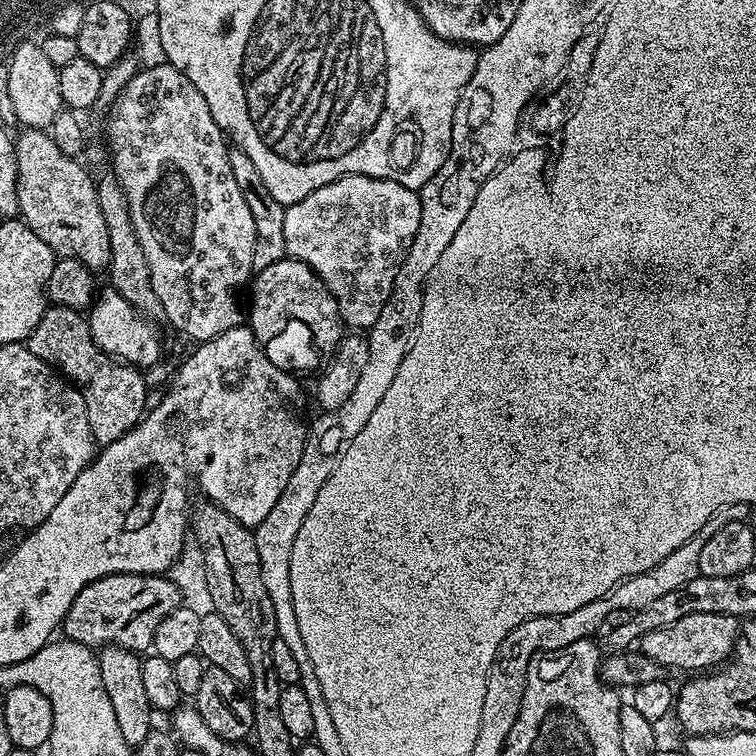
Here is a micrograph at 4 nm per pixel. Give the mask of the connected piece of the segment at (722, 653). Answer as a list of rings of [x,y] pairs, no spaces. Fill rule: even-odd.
[[[686,614],[686,618],[678,618],[678,622],[670,622],[670,626],[662,626],[662,630],[654,630],[646,634],[638,642],[639,651],[649,656],[661,669],[681,668],[684,674],[696,674],[701,670],[712,670],[725,663],[736,647],[736,639],[740,637],[741,621],[730,614]]]

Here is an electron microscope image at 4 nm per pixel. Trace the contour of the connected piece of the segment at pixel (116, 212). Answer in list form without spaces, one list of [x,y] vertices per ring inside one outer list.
[[[107,175],[96,180],[96,193],[98,206],[102,206],[102,218],[106,218],[106,226],[110,234],[110,262],[107,271],[112,272],[111,287],[116,288],[118,294],[122,294],[122,298],[126,298],[126,302],[130,302],[132,307],[149,321],[163,321],[165,319],[164,307],[158,294],[154,294],[152,271],[146,262],[146,250],[142,250],[142,242],[138,240],[138,234],[134,230],[126,194],[115,175]]]

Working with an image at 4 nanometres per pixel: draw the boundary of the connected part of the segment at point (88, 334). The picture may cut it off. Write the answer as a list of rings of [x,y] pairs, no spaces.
[[[61,304],[45,308],[38,326],[34,326],[27,338],[26,347],[30,354],[42,358],[80,389],[97,445],[114,443],[144,419],[149,407],[145,373],[135,364],[125,364],[99,348],[83,311]]]

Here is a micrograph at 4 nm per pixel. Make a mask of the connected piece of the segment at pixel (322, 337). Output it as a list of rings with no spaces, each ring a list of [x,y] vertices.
[[[285,258],[255,273],[250,284],[251,292],[250,327],[266,358],[283,372],[319,373],[336,353],[342,339],[338,302],[322,278],[318,278],[315,270],[301,260]]]

